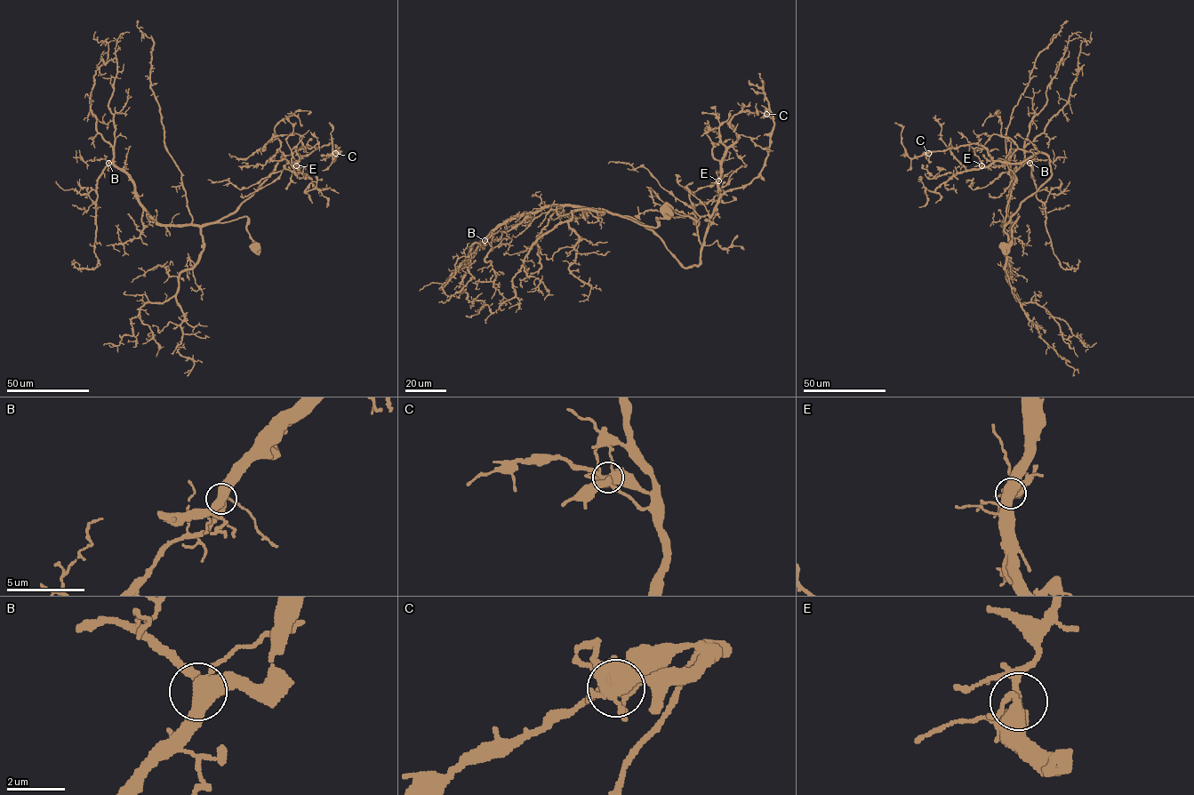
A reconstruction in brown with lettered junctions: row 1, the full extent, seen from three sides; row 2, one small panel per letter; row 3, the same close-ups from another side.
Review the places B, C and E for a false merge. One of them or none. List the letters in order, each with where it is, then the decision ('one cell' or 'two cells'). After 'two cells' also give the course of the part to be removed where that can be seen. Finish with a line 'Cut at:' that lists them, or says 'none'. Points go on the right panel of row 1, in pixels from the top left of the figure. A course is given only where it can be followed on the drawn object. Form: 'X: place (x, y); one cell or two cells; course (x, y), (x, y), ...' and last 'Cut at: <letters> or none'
B: place (1029, 163); one cell
C: place (928, 153); one cell
E: place (981, 165); one cell
Cut at: none

